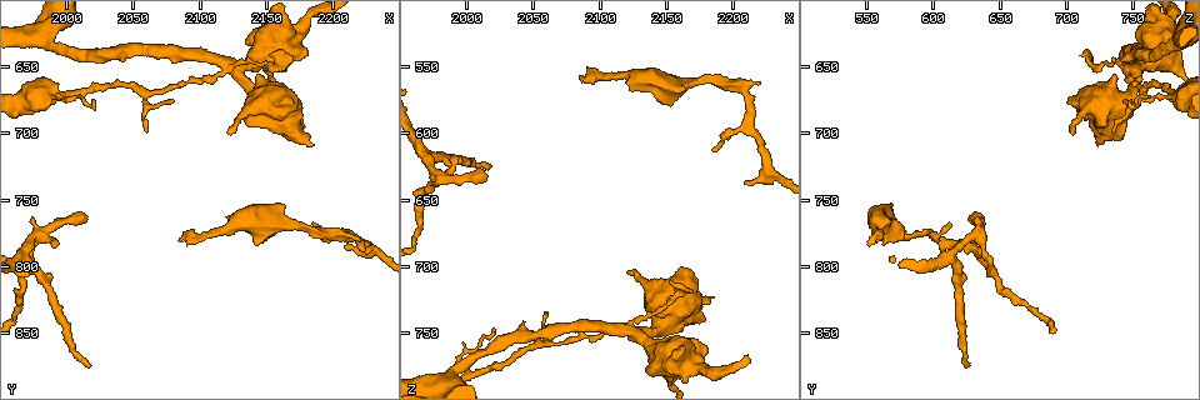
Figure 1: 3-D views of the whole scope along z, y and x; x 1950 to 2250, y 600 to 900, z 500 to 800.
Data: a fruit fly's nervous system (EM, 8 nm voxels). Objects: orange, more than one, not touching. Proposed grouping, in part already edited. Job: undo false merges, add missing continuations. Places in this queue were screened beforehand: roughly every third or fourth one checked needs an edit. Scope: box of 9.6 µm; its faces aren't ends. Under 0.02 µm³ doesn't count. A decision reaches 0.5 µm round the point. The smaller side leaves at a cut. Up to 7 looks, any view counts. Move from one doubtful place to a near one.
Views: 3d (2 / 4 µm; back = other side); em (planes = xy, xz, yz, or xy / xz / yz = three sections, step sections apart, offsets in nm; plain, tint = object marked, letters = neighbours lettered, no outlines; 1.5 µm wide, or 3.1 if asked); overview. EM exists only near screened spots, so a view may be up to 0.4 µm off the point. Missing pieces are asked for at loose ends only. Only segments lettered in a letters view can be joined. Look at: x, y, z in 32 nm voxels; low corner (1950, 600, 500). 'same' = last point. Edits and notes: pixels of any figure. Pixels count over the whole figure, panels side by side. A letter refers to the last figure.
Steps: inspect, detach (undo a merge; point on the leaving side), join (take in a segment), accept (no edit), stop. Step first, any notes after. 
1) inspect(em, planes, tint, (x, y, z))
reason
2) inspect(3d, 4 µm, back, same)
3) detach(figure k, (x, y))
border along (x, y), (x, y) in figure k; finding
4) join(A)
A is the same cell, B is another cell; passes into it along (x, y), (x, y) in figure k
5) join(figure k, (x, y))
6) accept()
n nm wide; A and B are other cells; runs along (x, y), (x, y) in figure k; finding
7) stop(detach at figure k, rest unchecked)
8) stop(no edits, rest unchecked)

inspect(em, planes, tint, (2084, 780, 558))
branch stops here

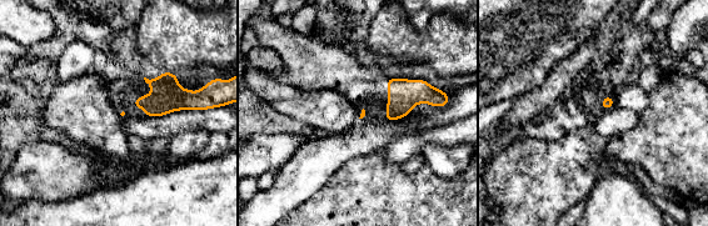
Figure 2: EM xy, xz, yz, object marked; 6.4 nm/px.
inspect(em, planes, letters, same)
see the neighbours

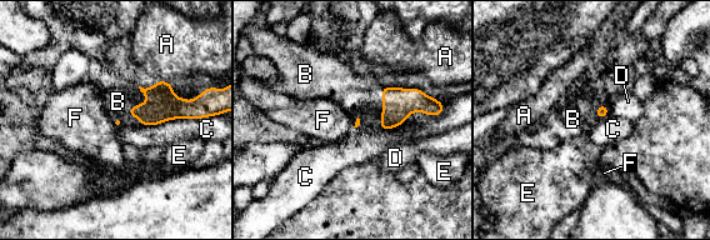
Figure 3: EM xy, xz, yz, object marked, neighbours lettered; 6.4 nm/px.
join(B)
B is the same cell, A, C, D, E and F are other cells; passes into it along (163, 105), (136, 105), (118, 101) in figure 3; it goes on there

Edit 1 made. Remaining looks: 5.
inspect(3d, 2 µm, (2016, 876, 624))
thin end

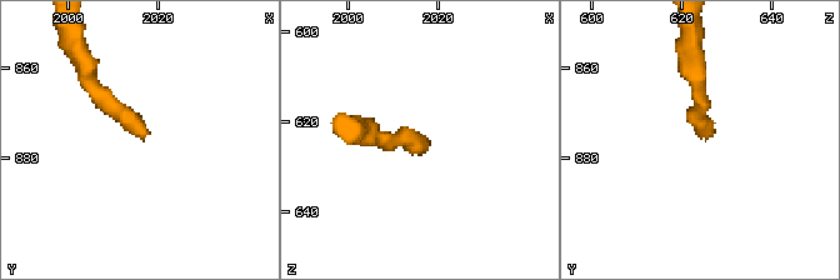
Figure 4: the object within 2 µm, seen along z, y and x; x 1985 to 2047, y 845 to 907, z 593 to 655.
inspect(em, xz, step 8, letters, (2019, 875, 625))
need the tissue

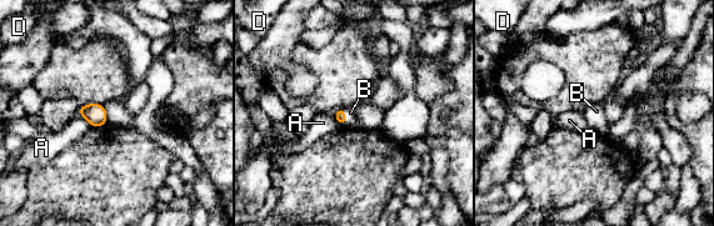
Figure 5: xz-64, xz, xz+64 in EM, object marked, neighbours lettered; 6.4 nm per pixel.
join(B)
B is the same cell, A and D are other cells; passes into it along (340, 114), (344, 117), (350, 112) in figure 5; it goes on there

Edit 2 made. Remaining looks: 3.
stop(join at figure 3, join at figure 5, rest unchecked)

